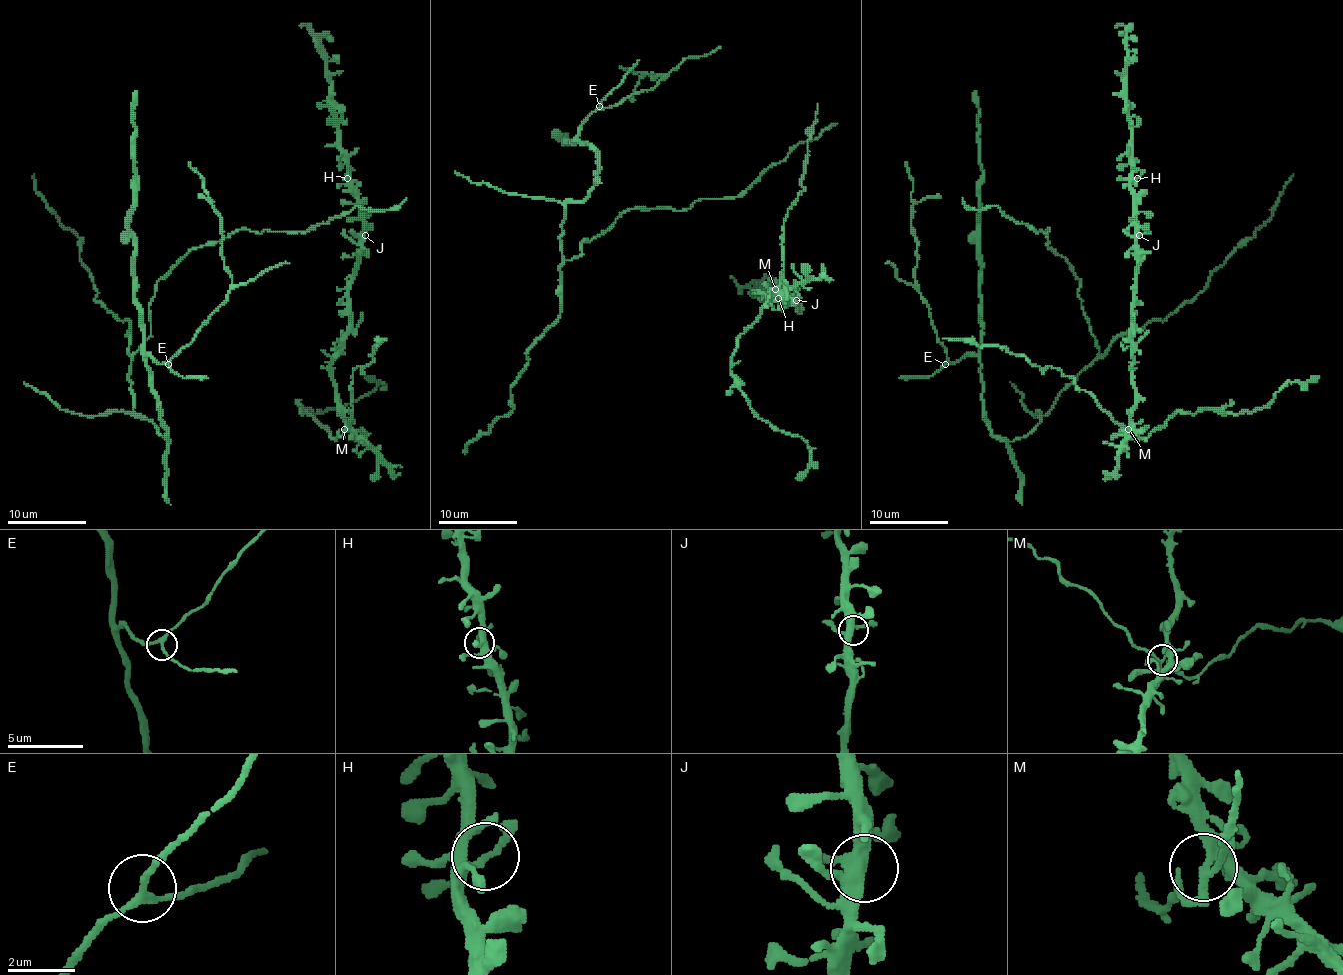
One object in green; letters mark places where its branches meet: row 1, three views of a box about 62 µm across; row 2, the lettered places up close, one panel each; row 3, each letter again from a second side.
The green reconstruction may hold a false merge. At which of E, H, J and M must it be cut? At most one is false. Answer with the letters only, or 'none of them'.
M

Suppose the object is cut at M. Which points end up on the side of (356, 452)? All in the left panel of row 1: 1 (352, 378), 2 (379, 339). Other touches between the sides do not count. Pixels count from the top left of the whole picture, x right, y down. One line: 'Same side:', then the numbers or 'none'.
Same side: none

